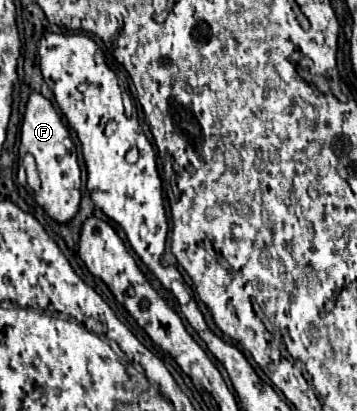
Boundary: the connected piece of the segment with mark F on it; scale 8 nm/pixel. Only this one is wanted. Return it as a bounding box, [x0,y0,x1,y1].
[20,92,80,222]

